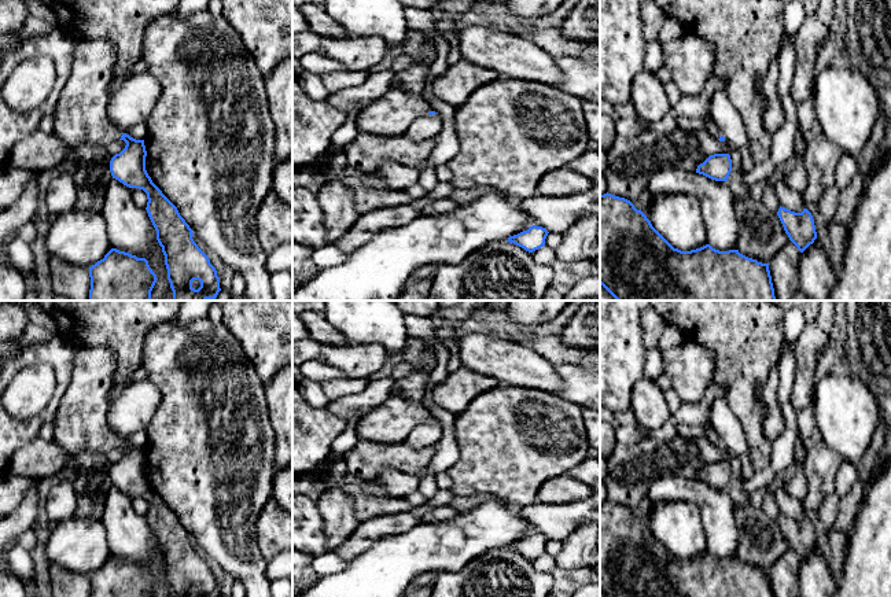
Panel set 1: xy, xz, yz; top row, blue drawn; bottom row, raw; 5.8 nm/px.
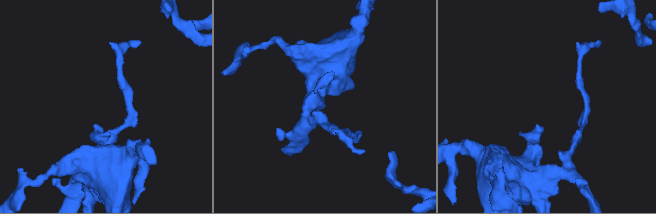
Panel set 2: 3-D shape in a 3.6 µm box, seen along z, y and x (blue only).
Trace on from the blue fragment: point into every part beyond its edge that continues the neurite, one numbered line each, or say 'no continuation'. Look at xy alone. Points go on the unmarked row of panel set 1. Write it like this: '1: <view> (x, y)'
1: xy (81, 424)

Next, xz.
1: xz (390, 423)

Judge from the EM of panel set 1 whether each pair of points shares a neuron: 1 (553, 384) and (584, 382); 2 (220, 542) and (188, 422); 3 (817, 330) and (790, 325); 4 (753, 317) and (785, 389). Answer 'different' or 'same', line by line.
1: different
2: same
3: different
4: different

